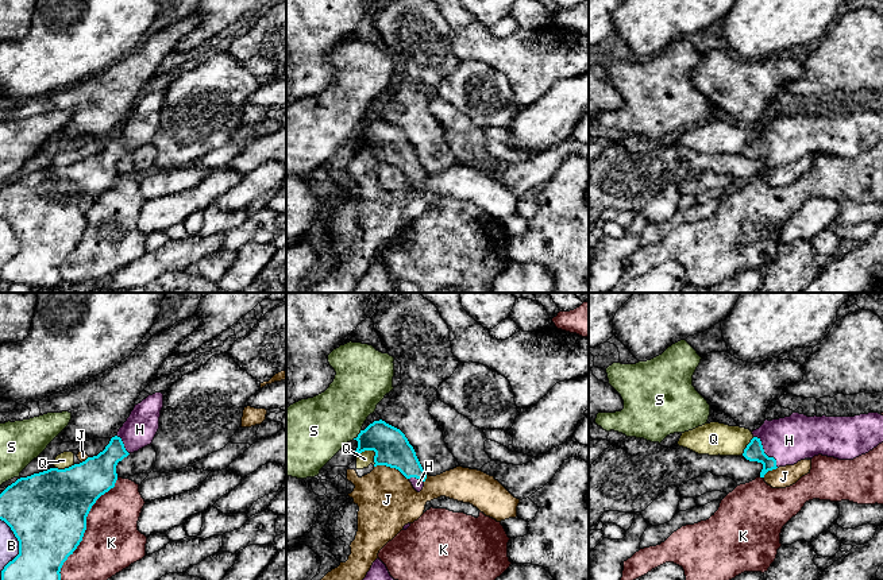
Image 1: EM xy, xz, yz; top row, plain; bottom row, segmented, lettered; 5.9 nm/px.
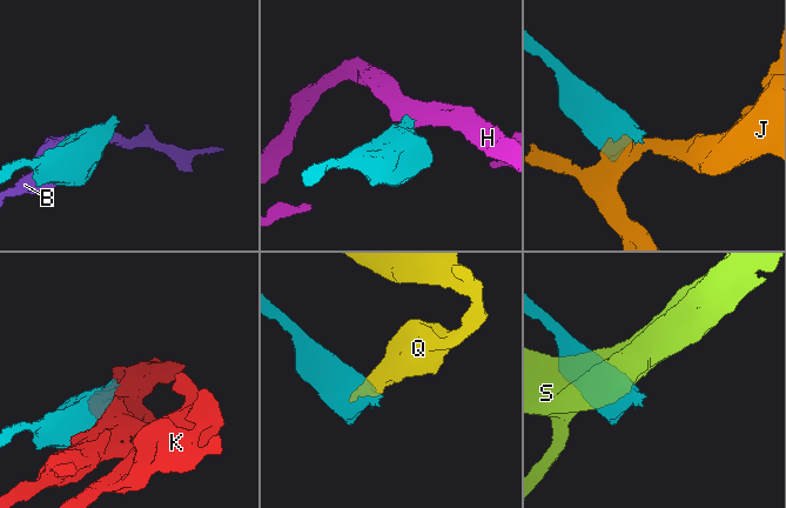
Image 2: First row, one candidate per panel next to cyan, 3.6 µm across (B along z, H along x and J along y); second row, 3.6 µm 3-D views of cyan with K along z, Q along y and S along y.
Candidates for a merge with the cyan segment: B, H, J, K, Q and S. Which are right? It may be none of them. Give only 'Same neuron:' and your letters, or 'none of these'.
Same neuron: H

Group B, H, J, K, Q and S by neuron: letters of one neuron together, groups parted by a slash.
B / H / J Q / K / S

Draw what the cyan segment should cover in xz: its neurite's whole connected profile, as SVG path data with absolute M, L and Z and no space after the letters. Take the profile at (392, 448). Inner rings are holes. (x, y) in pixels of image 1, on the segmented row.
M379 419L360 430L354 440L358 441L356 456L365 451L374 451L374 467L396 468L412 483L417 492L423 490L427 473L413 446L400 429Z

